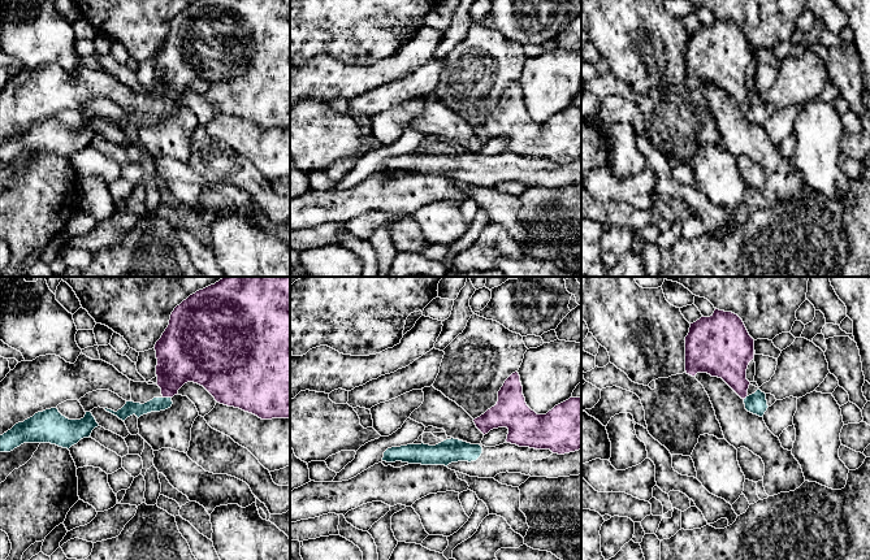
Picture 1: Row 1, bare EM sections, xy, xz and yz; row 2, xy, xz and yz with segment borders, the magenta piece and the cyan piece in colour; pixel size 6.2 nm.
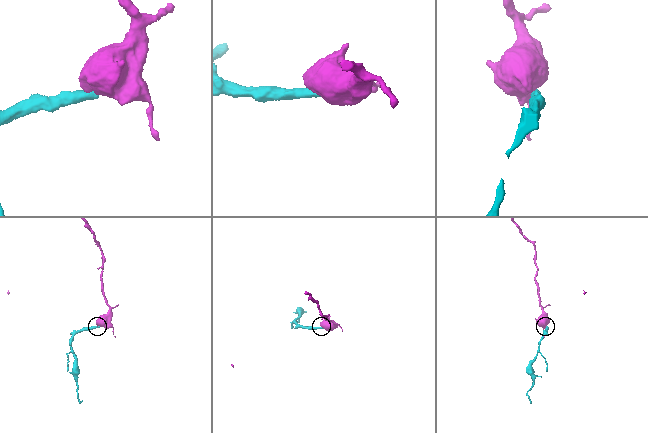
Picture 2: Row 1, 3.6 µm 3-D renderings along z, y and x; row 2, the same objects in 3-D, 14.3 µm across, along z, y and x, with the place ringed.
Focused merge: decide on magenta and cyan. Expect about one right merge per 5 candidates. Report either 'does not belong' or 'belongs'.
does not belong

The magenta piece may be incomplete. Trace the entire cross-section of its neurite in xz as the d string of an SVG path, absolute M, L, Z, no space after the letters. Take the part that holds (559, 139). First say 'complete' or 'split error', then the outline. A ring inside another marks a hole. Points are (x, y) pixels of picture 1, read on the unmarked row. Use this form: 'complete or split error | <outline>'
complete | M518 81L498 100L498 110L473 129L485 144L493 138L507 136L507 152L564 164L581 159L581 107L570 107L546 123L532 120L523 104Z

